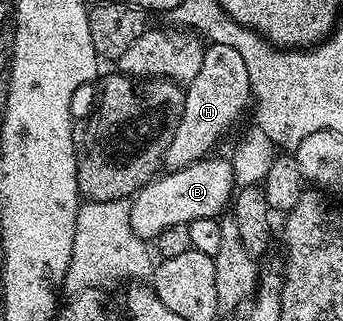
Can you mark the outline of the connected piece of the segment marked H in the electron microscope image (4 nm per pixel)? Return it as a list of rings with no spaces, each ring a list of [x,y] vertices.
[[[215,42],[206,46],[204,64],[200,64],[200,72],[196,80],[185,87],[184,116],[180,116],[180,124],[176,124],[176,136],[172,136],[172,144],[168,144],[164,166],[167,171],[182,170],[193,162],[201,162],[211,153],[210,150],[230,129],[234,121],[247,112],[252,102],[250,93],[250,77],[248,64],[244,64],[240,52],[236,48],[228,48],[228,44]]]

